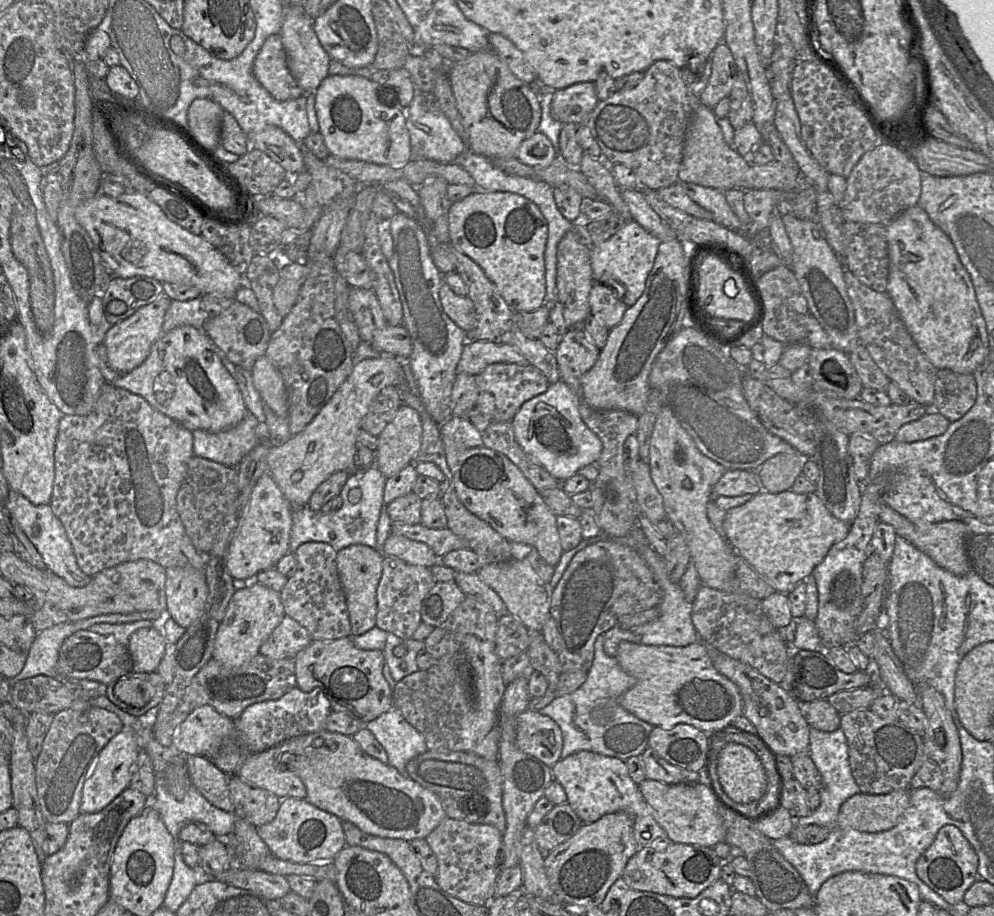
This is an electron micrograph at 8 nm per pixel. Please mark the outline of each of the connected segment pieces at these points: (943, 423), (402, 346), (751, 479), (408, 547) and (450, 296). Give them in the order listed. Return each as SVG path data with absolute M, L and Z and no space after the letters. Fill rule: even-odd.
M928 410L919 419L902 425L895 435L898 442L912 443L943 434L950 421L935 410Z
M386 325L374 333L371 346L381 353L392 354L400 359L407 359L412 352L409 332L403 325Z
M727 470L713 486L712 498L755 495L762 490L761 481L756 471Z
M391 532L381 550L383 556L395 556L409 564L430 568L438 559L432 549L422 542Z
M443 278L439 297L446 314L463 331L470 331L475 327L477 316L473 302L468 296L459 296L455 294Z

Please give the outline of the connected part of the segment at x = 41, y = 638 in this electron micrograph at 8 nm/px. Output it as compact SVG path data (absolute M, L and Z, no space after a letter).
M133 612L130 614L106 614L75 622L60 623L36 634L22 671L7 679L12 687L18 681L37 675L57 678L59 650L66 638L79 630L89 630L98 623L121 624L138 620L163 618L159 612Z

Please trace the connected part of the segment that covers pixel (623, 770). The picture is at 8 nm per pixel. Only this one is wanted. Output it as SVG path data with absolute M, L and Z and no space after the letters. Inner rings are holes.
M579 751L569 755L564 759L560 759L552 768L553 780L561 784L567 795L567 804L579 817L583 824L591 824L599 820L606 814L623 811L630 815L633 819L634 838L638 846L638 850L644 848L653 848L654 844L666 843L668 847L670 839L667 837L665 831L655 820L651 809L646 803L638 785L633 782L628 774L625 761L615 757L604 756L599 753L590 751Z

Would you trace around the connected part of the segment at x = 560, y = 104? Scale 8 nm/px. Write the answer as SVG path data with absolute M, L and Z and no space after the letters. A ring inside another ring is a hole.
M593 82L575 83L553 91L551 115L563 124L579 125L589 117L598 101Z

